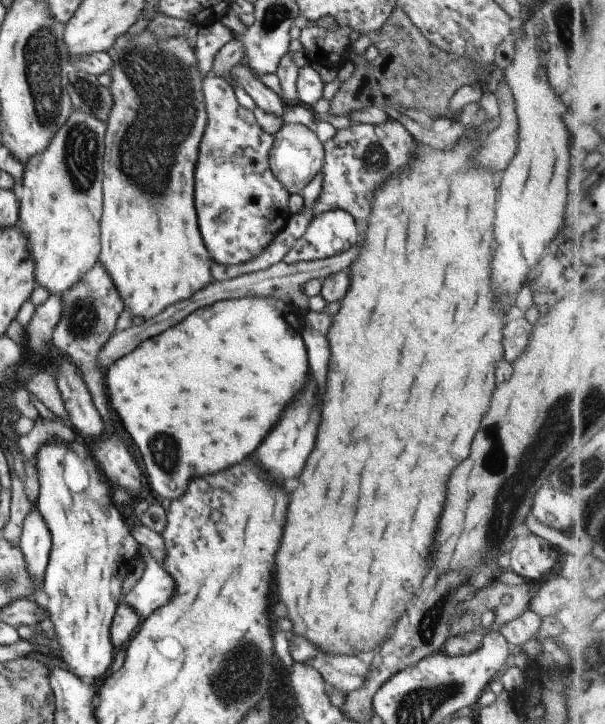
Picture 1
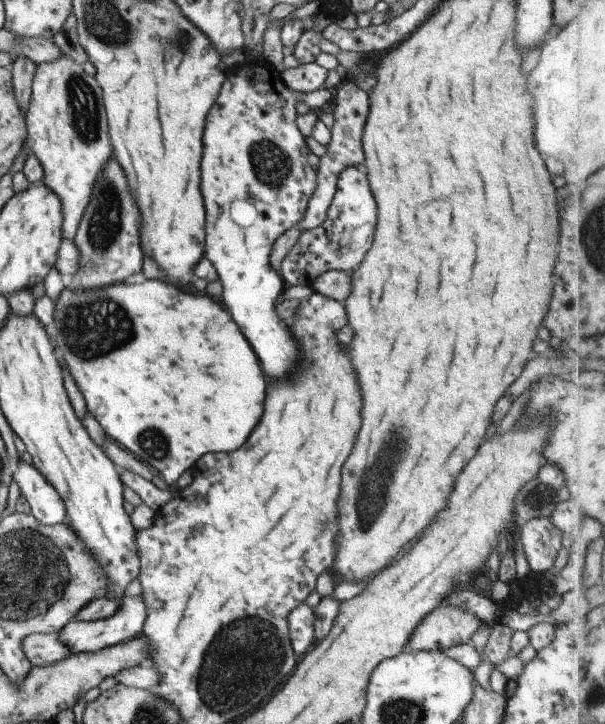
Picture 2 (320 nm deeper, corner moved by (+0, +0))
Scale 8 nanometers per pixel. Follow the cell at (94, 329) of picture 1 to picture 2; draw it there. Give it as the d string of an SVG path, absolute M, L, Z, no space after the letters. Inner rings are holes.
M113 158L107 160L101 176L93 183L88 205L81 215L73 240L80 254L79 268L65 282L65 289L84 291L127 280L141 270L139 208L129 196L125 176Z

